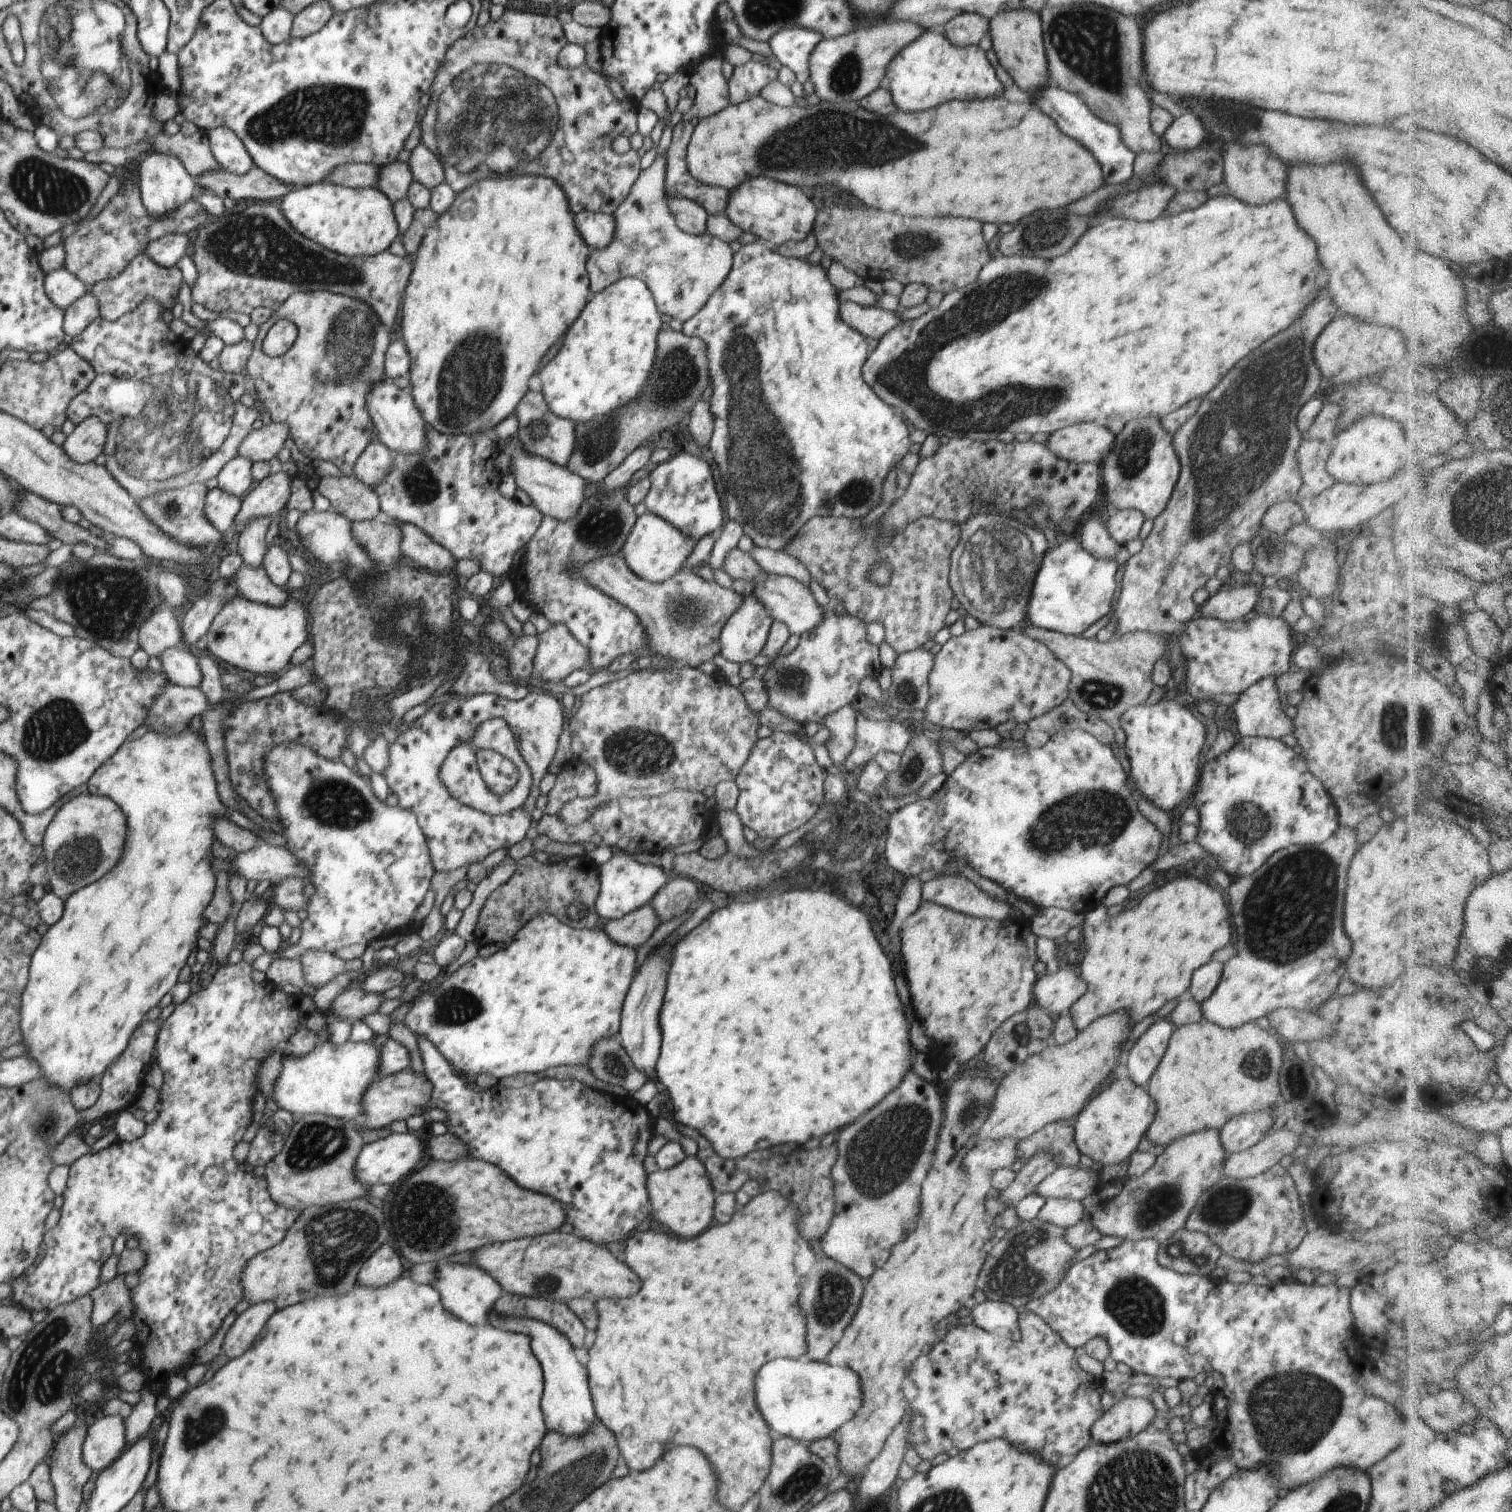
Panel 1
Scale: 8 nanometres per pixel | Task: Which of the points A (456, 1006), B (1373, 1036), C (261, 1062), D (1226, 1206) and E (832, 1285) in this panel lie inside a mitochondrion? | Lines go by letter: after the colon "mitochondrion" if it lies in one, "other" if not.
A: mitochondrion
B: mitochondrion
C: other
D: mitochondrion
E: mitochondrion

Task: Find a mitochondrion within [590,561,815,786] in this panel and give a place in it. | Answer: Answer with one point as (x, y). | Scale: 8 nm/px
(687, 614)

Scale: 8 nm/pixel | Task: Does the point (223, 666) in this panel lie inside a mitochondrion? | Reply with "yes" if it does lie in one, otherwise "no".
no

